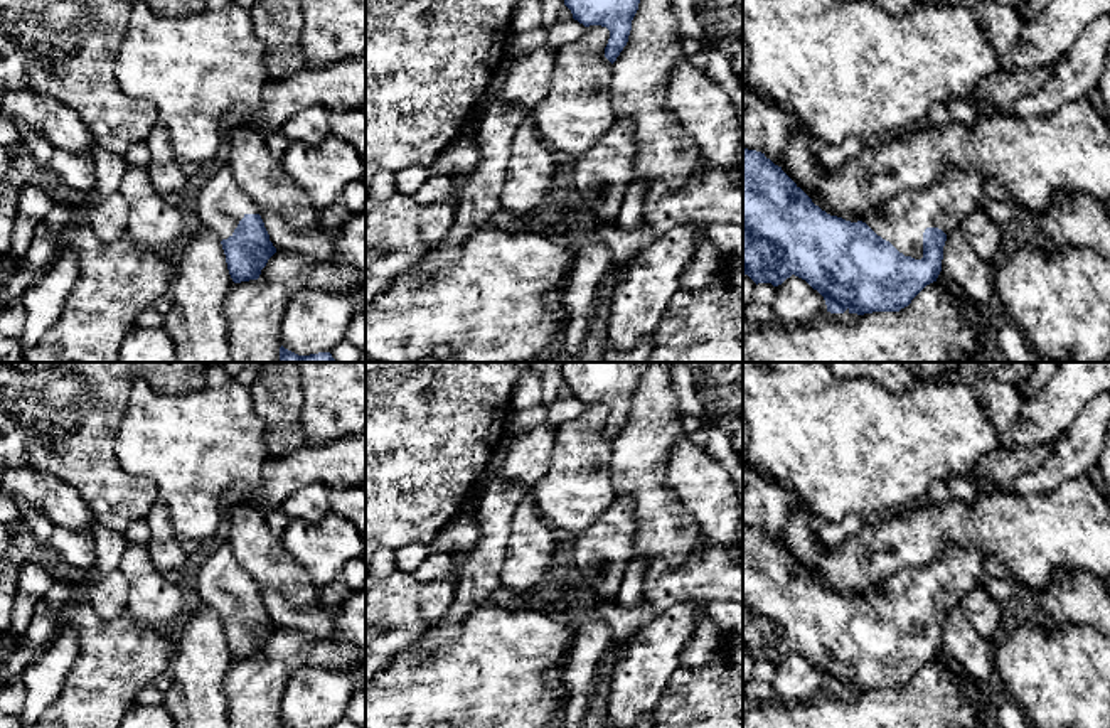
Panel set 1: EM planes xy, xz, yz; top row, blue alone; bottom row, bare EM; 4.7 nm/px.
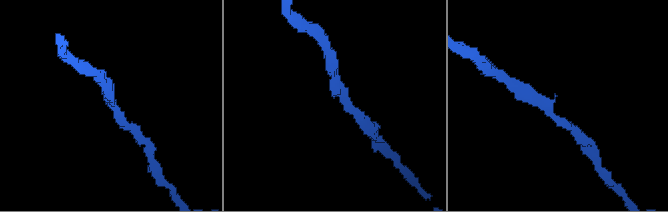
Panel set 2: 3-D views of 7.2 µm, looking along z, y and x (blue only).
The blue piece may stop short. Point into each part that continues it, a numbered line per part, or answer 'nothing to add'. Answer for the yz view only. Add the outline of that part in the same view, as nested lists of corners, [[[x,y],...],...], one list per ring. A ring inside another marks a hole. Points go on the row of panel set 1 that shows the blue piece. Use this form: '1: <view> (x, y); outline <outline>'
1: yz (944, 204); outline [[[950,169],[935,184],[921,189],[905,190],[883,204],[878,216],[866,224],[883,239],[889,241],[899,253],[915,260],[923,258],[923,233],[938,228],[947,236],[960,228],[965,216],[980,207],[984,180],[974,169]]]

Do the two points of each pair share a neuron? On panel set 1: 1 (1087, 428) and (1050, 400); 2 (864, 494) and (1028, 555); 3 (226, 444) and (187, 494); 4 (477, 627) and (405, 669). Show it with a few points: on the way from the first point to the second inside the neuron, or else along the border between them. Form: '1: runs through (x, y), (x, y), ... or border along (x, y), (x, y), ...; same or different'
1: border along (1092, 398), (1073, 423), (1055, 440); different
2: border along (917, 504), (869, 524); different
3: runs through (214, 455), (191, 482); same
4: runs through (464, 646), (440, 669), (423, 669); same

